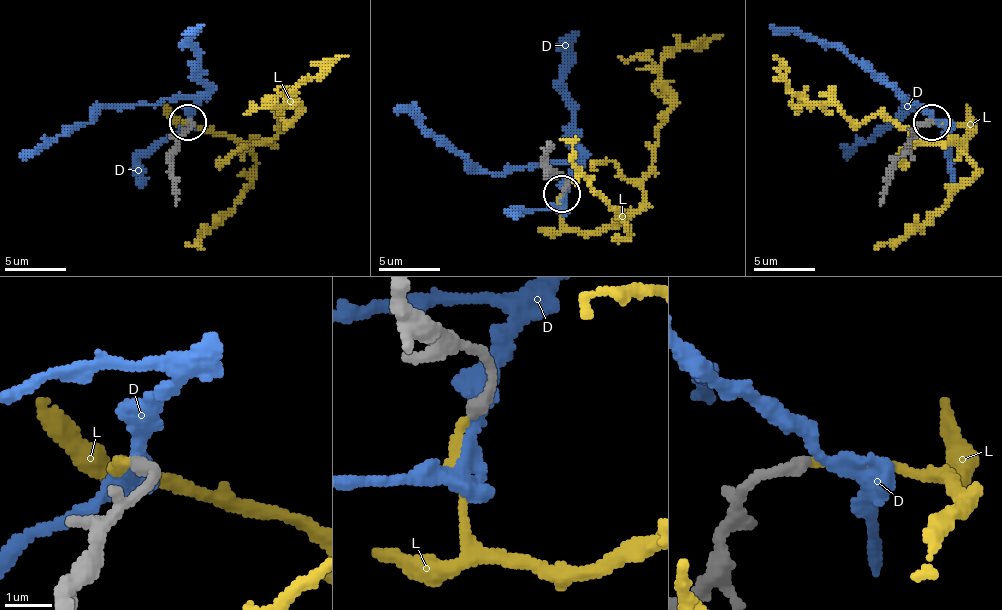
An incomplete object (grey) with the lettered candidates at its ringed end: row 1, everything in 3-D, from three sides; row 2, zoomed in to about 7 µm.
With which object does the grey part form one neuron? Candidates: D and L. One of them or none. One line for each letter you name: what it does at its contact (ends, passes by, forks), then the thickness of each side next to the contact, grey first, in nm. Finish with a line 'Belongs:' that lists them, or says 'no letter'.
L: it ends there; 280 nm thick on the grey side, 280 nm on the other
Belongs: L

